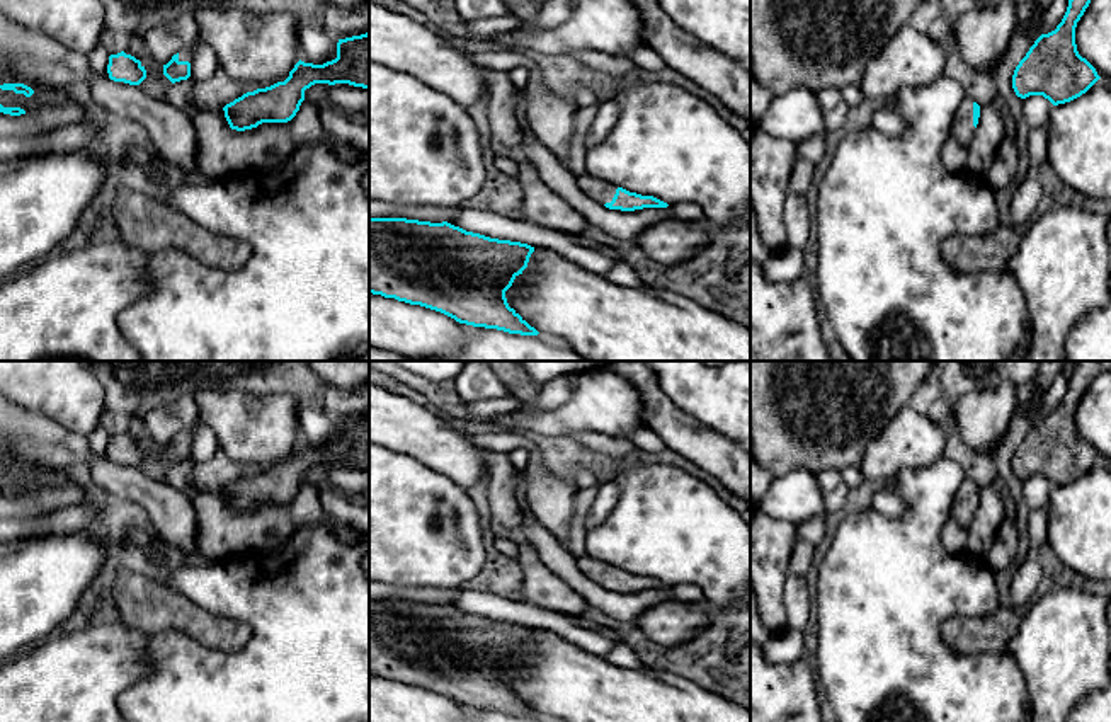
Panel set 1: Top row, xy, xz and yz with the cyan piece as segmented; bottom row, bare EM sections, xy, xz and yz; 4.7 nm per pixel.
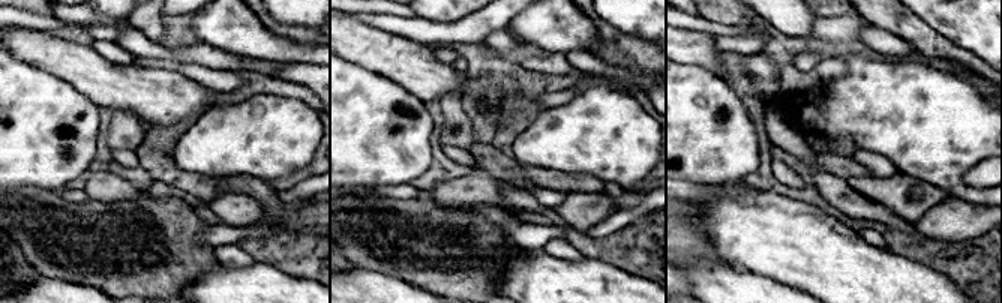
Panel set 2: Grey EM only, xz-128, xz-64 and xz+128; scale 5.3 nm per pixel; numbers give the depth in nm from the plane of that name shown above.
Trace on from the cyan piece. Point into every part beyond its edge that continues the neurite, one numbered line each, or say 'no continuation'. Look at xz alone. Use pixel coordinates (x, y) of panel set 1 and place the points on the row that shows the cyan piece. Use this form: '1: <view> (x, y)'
1: xz (598, 189)

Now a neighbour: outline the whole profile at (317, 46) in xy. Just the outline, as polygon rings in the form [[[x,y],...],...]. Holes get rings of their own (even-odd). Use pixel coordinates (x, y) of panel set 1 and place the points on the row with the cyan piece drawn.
[[[298,24],[299,60],[305,63],[323,65],[337,58],[339,39],[332,37],[323,27]]]

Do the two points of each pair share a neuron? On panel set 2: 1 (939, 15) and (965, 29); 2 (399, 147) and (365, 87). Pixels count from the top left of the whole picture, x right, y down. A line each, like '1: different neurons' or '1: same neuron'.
1: same neuron
2: same neuron

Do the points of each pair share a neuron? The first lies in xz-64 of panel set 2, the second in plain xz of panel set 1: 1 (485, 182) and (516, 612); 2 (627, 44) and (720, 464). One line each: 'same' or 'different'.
1: different
2: same

